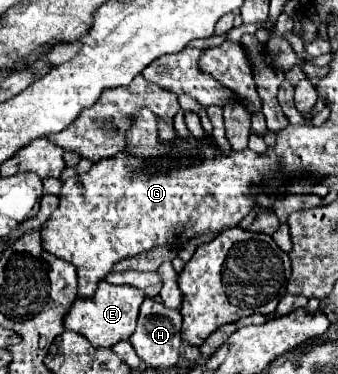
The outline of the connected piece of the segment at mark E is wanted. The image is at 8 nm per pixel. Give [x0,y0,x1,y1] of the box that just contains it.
[65,282,143,348]

